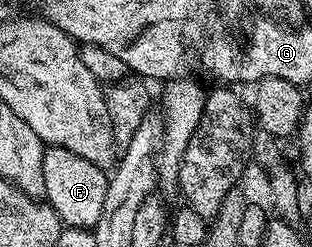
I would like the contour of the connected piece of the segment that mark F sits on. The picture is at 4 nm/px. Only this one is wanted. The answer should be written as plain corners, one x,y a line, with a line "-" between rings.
45,148
42,163
42,177
46,179
44,197
52,210
60,216
65,226
73,229
92,229
102,215
102,203
106,203
106,187
109,174
103,169
94,167
90,159
74,155
74,151

